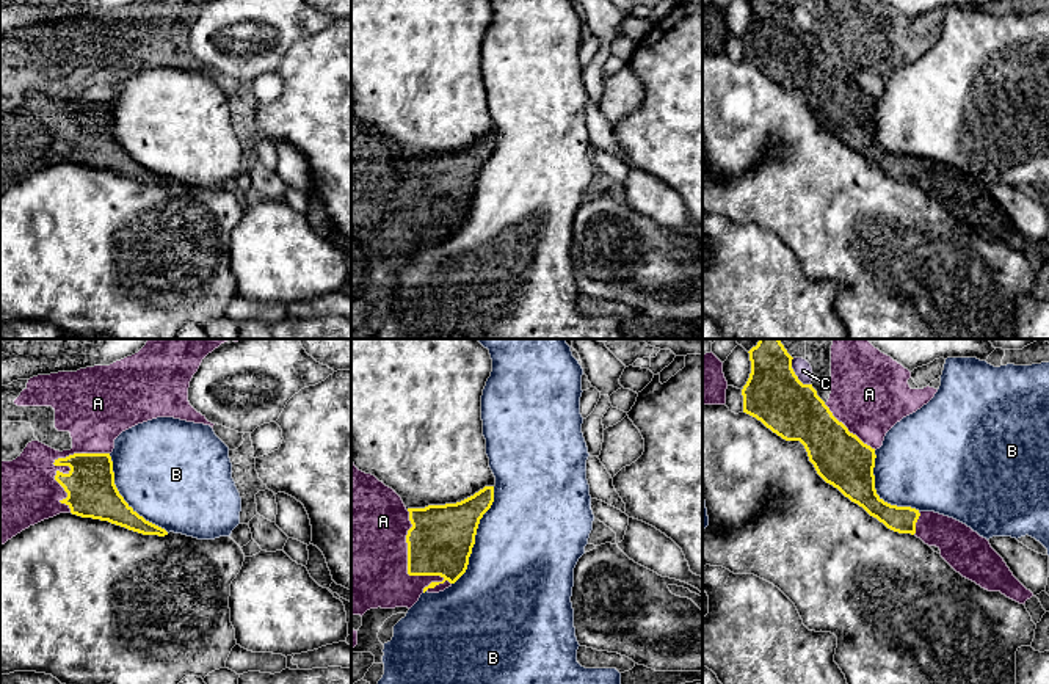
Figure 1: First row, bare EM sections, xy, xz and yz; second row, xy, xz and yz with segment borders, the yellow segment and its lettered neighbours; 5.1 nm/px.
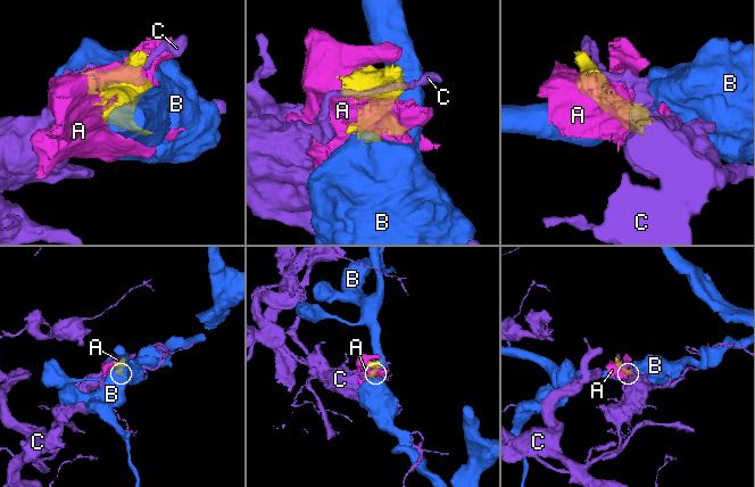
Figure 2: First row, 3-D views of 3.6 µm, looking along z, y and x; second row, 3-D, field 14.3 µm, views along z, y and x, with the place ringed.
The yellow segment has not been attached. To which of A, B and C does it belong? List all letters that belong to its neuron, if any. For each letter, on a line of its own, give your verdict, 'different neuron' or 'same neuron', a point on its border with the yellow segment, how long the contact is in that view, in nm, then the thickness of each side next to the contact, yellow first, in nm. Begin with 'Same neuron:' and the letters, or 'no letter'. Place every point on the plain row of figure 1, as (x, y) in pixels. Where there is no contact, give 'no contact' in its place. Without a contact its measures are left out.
Same neuron: A
A: same neuron | xz (408, 212) | 440 nm | 340/500 nm
B: different neuron | xz (475, 182) | 550 nm | 340/500 nm
C: different neuron | yz (794, 22) | 170 nm | 300/90 nm

